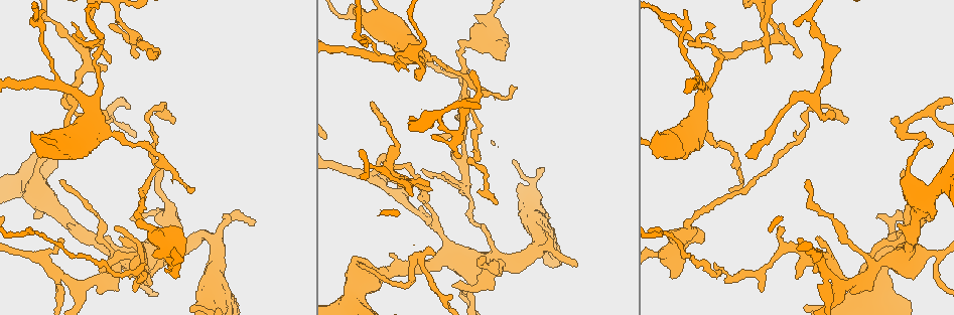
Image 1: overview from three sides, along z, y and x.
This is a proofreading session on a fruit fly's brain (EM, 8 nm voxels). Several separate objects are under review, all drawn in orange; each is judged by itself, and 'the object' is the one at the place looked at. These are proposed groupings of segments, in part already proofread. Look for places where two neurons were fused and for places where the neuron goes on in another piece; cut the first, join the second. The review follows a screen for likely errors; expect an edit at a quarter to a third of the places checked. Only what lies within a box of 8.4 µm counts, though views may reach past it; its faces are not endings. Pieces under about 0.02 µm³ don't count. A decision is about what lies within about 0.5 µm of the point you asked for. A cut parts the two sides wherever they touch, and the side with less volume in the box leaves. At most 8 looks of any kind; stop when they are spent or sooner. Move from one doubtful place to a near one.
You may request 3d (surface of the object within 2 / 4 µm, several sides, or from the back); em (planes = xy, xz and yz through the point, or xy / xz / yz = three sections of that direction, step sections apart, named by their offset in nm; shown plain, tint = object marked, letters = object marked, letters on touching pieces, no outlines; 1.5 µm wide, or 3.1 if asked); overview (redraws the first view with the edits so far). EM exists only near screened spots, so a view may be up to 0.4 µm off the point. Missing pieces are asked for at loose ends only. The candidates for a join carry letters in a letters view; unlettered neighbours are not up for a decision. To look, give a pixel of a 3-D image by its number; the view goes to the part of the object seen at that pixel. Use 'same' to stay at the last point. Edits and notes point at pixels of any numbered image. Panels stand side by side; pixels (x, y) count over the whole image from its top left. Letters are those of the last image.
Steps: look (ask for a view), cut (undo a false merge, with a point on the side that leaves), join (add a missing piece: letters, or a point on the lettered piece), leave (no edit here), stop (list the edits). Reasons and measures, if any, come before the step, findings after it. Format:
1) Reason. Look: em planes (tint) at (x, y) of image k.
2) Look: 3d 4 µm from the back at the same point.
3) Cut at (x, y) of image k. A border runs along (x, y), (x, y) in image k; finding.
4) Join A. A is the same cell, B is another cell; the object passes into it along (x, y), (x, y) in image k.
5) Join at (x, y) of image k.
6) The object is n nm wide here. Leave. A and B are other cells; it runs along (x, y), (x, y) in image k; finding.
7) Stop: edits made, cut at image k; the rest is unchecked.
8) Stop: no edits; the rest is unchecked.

An open end. Look: em xy step 4 (tint) at (129, 276) of image 1.

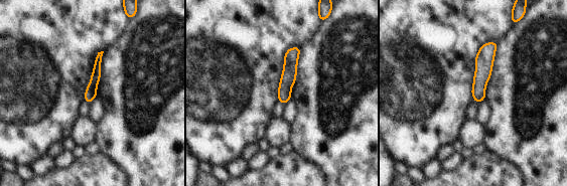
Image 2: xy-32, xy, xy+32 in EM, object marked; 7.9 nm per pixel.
Look: em planes (tint) at the same point.

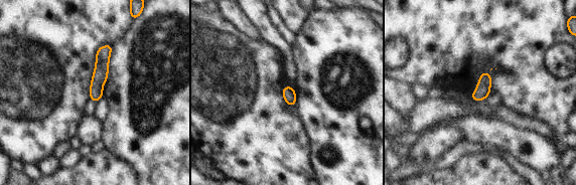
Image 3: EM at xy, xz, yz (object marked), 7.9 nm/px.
What lies round it. Look: em planes (letters) at the same point.

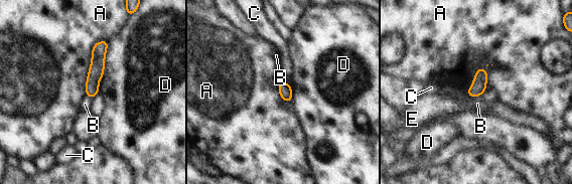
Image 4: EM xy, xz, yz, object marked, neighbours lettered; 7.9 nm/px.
Leave. A, B, C, D and E are other cells; it runs along (105, 43), (99, 50), (91, 94) in image 4; no lettered piece goes on from it.

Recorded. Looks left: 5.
Calibre changes. Look: 3d 4 µm at (492, 35) of image 1.

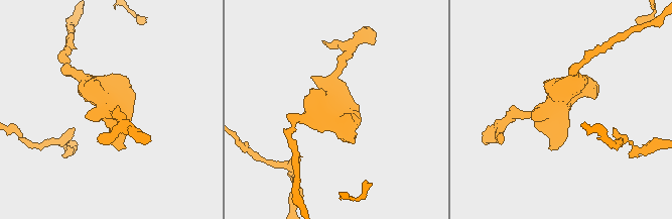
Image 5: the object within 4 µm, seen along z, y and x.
Look: em xz step 8 (tint) at (339, 106) of image 5.

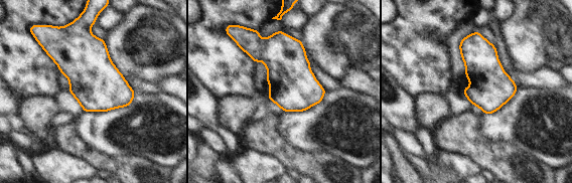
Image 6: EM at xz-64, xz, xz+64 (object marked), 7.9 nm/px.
Look: em yz step 4 (letters) at the same point.

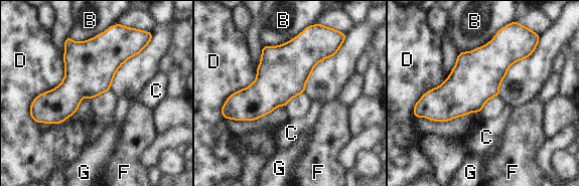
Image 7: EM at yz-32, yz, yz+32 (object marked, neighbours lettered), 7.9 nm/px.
Leave. B, C, D, F and G are other cells; a border runs along (497, 31), (485, 44), (458, 54) in image 7; continuous, no second neuron.

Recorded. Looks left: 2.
Free end. Look: em xy step 8 (tint) at (61, 181) of image 1.

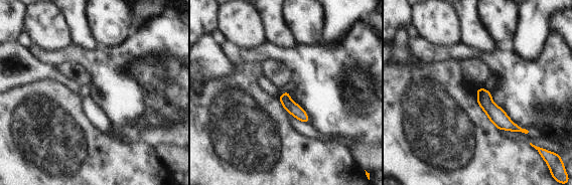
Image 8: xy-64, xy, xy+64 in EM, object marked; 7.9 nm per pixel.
Look: em yz step 4 (letters) at the same point.

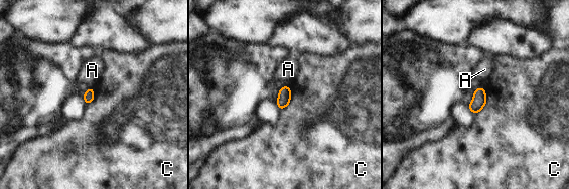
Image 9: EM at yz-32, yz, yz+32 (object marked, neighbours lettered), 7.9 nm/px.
The object is 80 nm wide here. Leave. A and C are other cells; a border runs along (485, 89), (485, 105), (474, 114) in image 9; none of them fits.

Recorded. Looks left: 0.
Stop: no edits; the rest is unchecked.

